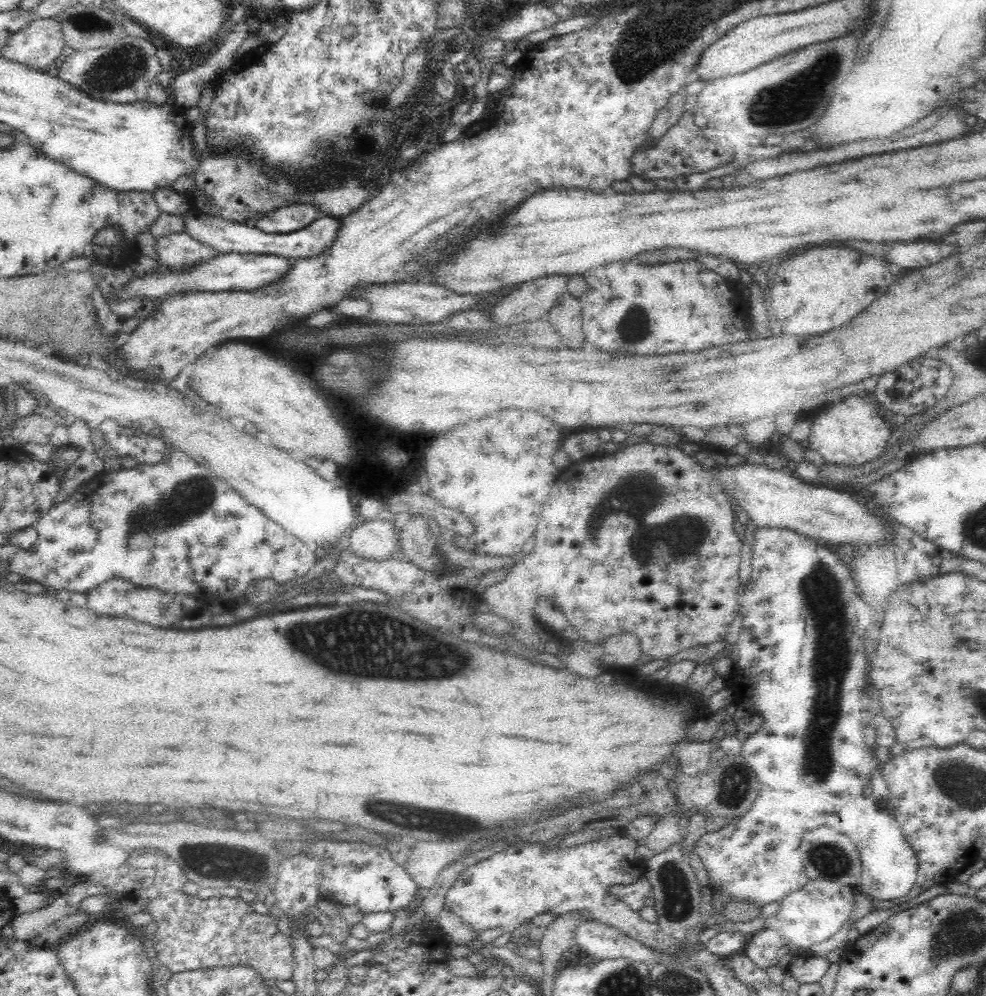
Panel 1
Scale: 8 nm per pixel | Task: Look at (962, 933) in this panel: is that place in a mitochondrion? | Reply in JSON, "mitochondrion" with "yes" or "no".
{"mitochondrion":"yes"}

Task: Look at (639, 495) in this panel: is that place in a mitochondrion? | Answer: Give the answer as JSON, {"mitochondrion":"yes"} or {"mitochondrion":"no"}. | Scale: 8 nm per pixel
{"mitochondrion":"yes"}

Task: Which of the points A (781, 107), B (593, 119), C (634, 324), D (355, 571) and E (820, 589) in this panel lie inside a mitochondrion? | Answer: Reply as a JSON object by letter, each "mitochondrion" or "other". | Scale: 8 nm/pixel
{"A":"mitochondrion","B":"other","C":"mitochondrion","D":"other","E":"mitochondrion"}

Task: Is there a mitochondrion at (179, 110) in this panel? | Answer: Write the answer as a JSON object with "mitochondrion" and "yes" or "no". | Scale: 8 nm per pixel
{"mitochondrion":"no"}

